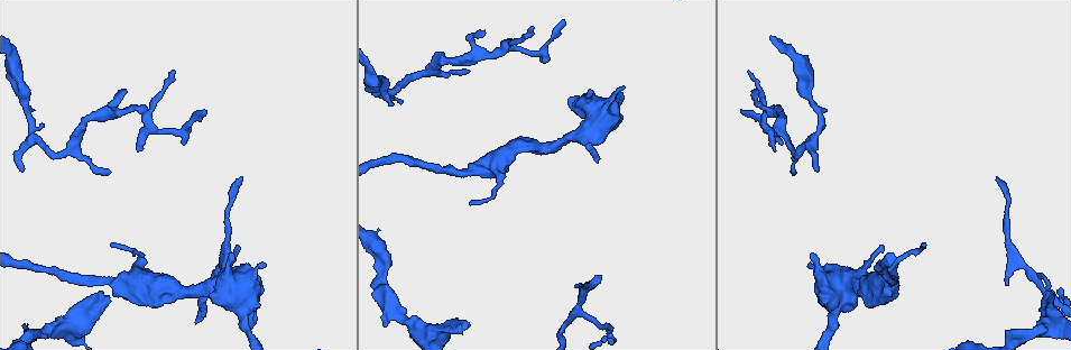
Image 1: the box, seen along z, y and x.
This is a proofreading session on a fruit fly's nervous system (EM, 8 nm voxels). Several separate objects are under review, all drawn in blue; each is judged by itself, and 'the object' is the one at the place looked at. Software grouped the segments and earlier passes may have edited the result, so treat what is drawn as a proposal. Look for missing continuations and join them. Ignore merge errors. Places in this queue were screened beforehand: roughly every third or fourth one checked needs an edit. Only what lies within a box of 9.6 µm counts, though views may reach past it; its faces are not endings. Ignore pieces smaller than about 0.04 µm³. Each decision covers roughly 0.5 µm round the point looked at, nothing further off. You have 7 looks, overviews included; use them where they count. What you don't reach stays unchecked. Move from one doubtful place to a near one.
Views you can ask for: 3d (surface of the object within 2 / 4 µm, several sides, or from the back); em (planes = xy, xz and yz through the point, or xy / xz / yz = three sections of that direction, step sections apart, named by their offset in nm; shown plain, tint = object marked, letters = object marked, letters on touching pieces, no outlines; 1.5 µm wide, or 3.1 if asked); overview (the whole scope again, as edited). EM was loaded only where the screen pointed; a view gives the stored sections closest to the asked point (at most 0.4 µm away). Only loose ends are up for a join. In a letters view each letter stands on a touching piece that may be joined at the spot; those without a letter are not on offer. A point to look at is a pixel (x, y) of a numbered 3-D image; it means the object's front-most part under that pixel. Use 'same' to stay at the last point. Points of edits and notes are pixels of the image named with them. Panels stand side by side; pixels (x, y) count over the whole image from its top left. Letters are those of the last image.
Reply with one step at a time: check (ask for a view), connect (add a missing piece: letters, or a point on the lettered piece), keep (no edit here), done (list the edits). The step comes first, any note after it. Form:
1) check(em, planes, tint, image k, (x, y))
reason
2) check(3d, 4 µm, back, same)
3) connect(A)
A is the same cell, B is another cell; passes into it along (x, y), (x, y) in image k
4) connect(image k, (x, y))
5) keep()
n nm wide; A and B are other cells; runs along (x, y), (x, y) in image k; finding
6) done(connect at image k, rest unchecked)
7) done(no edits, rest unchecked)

check(em, xz, step 8, letters, image 1, (461, 332))
branch stops here

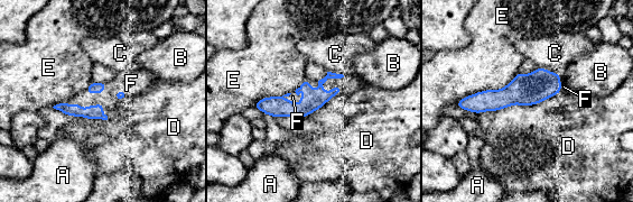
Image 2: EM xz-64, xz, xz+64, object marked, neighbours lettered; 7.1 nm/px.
check(em, planes, letters, same)
another direction

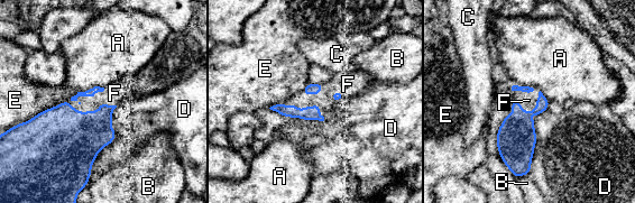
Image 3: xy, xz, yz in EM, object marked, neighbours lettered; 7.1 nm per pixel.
connect(image 3, (114, 93))
F is the same cell, A, B, C, D and E are other cells; passes into it along (74, 139), (93, 110), (114, 93) in image 3; it goes on there

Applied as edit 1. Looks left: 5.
check(overview)

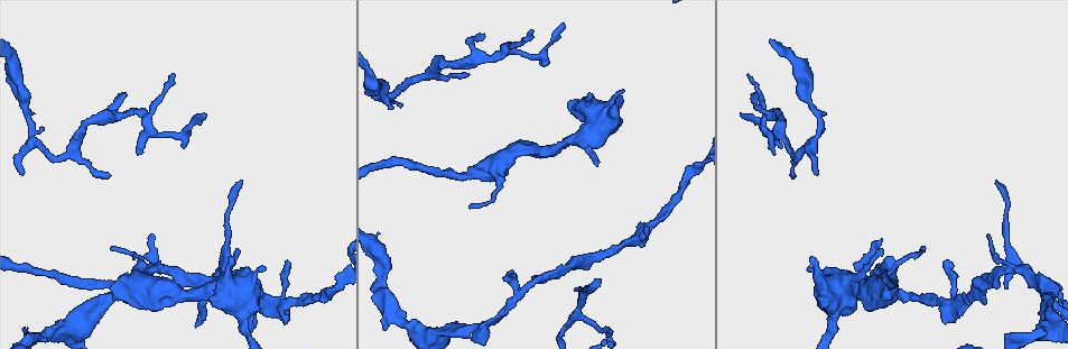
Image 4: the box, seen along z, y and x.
check(em, planes, letters, image 4, (1008, 288))
free end

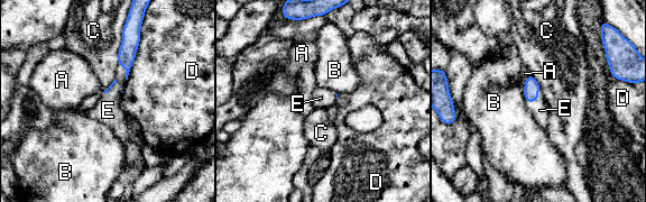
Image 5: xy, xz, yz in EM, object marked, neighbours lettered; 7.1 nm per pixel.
connect(image 5, (540, 110))
E is the same cell, A, B, C and D are other cells; passes into it along (531, 90), (537, 99), (540, 110) in image 5; it goes on there

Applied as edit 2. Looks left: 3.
check(3d, 4 µm, image 4, (817, 173))
an open end

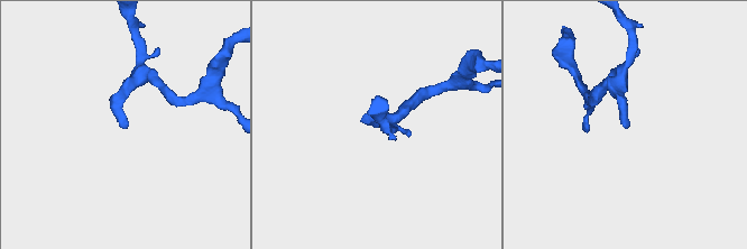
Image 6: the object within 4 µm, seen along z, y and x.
check(em, yz, step 4, letters, image 6, (375, 124))

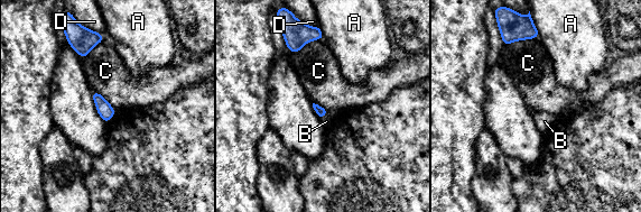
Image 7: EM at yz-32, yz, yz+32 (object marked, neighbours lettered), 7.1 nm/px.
check(em, planes, letters, same)

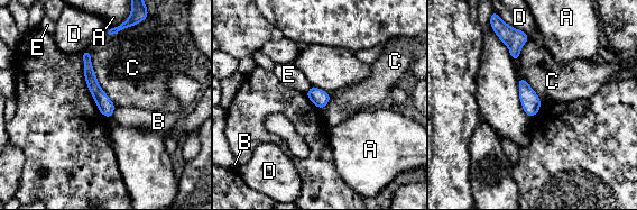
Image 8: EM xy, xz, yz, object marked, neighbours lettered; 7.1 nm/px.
keep()
110 nm wide; A, B, C, D and E are other cells; border along (89, 49), (95, 79), (116, 106) in image 8; none of them fits

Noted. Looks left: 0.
done(connect at image 3, connect at image 5, rest unchecked)

